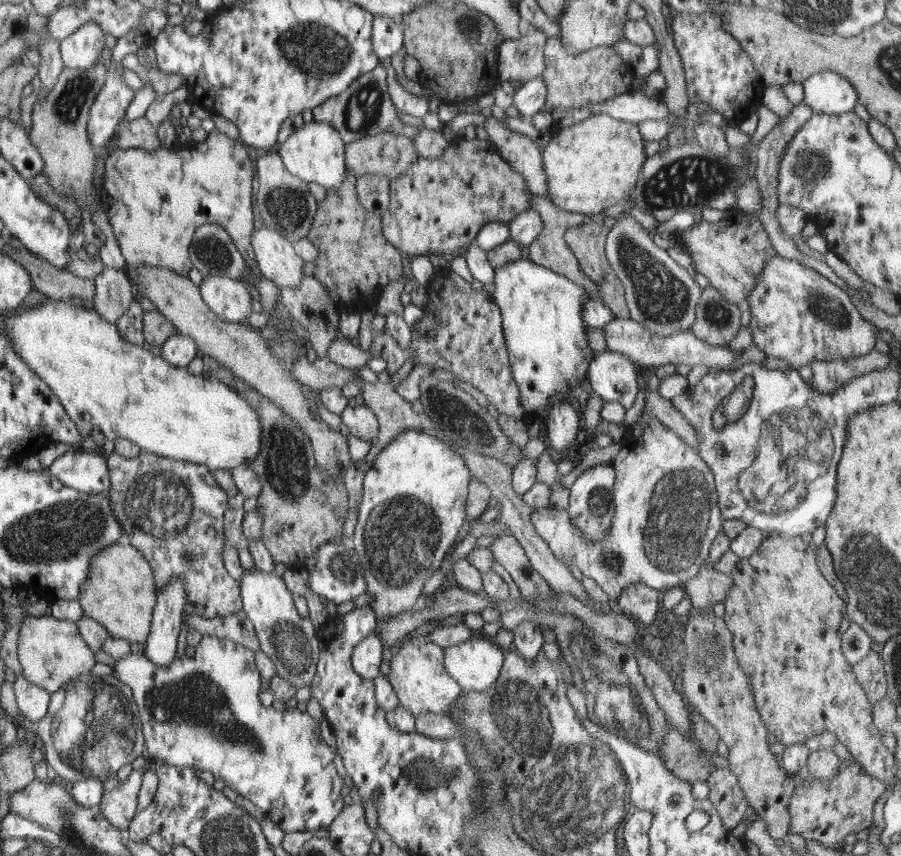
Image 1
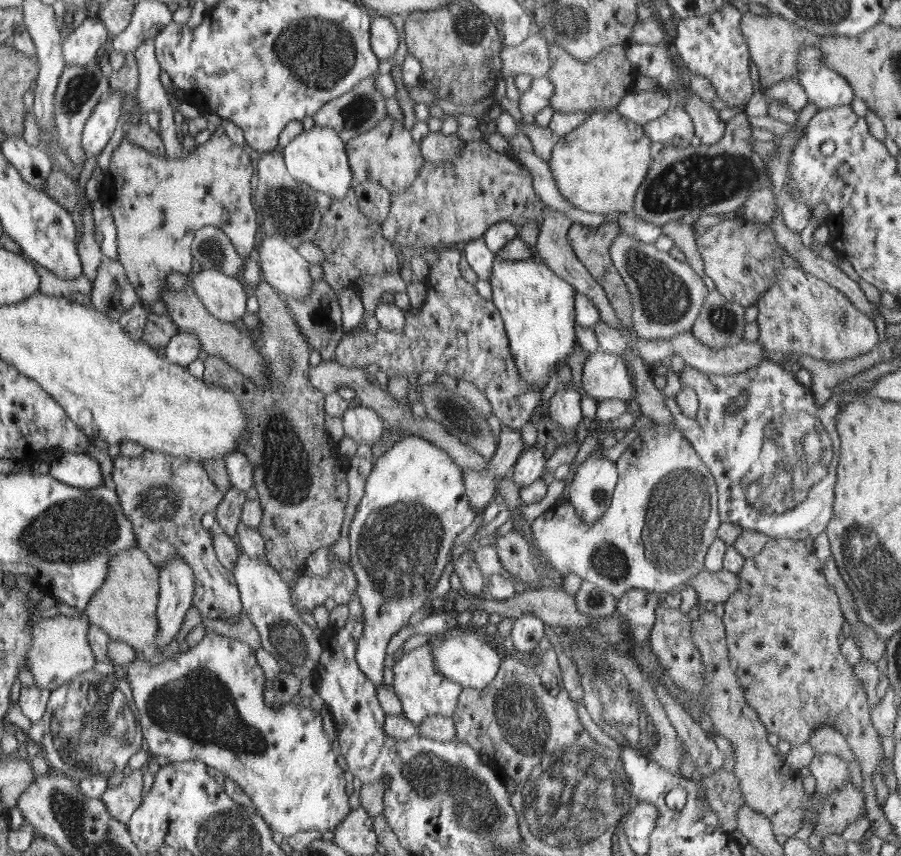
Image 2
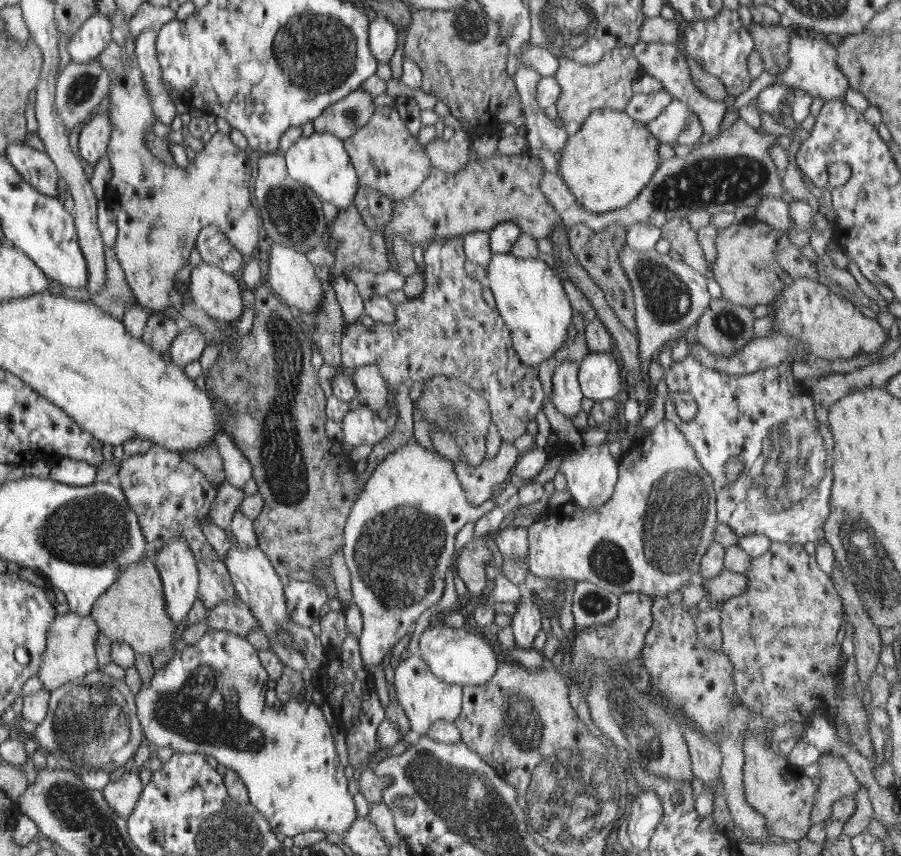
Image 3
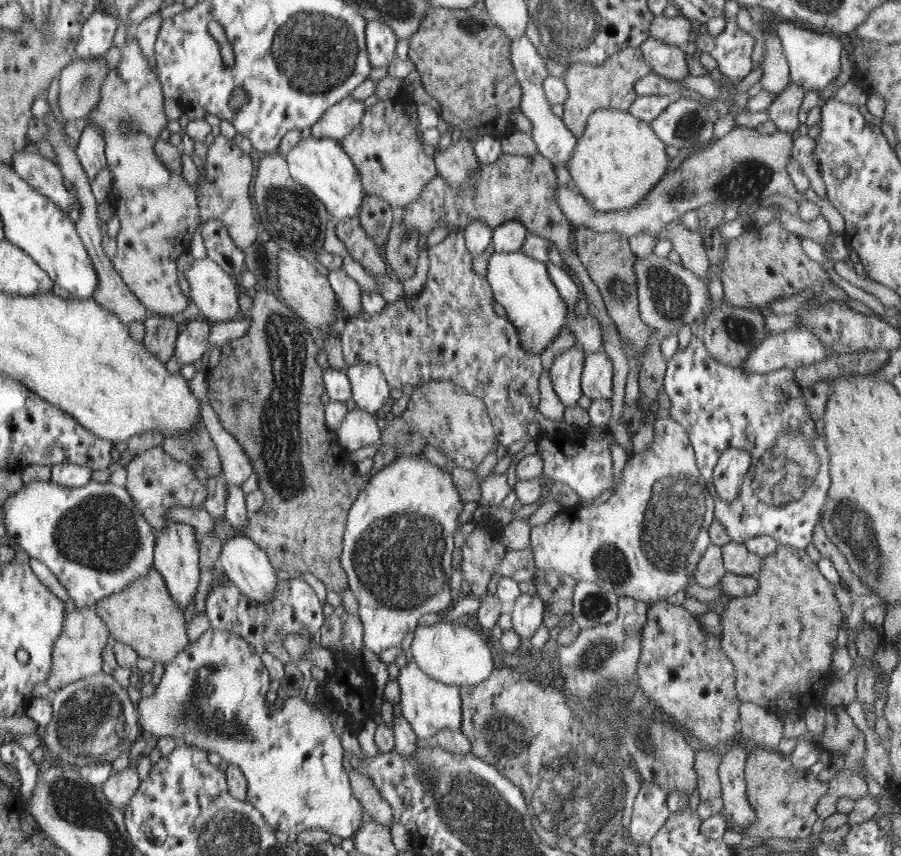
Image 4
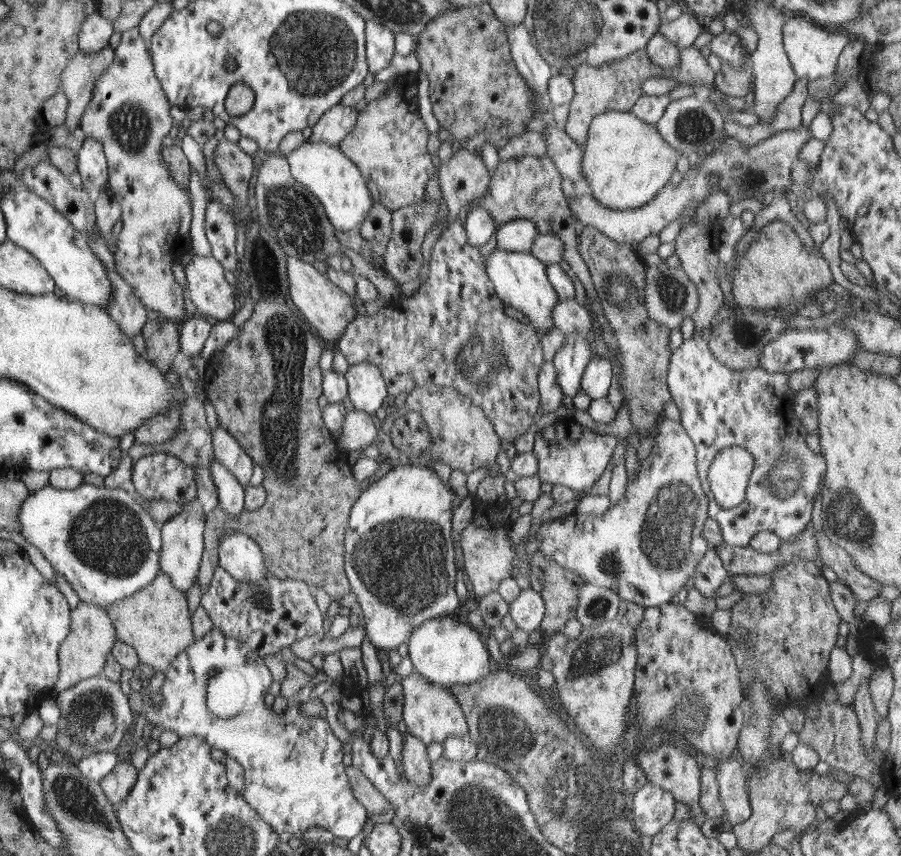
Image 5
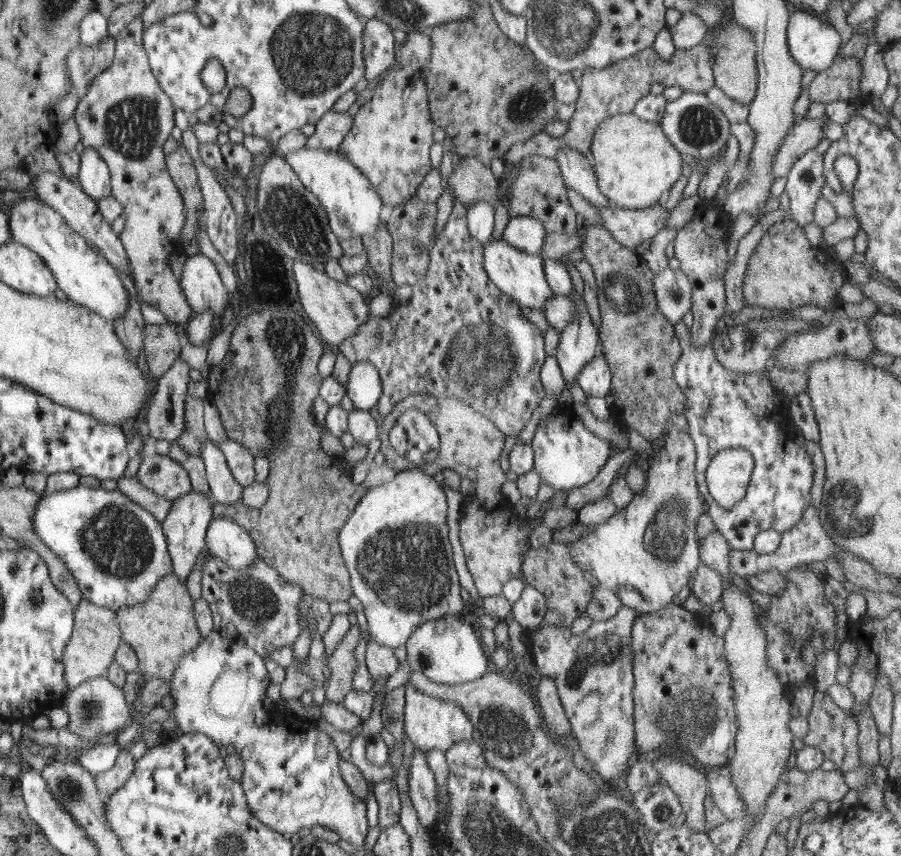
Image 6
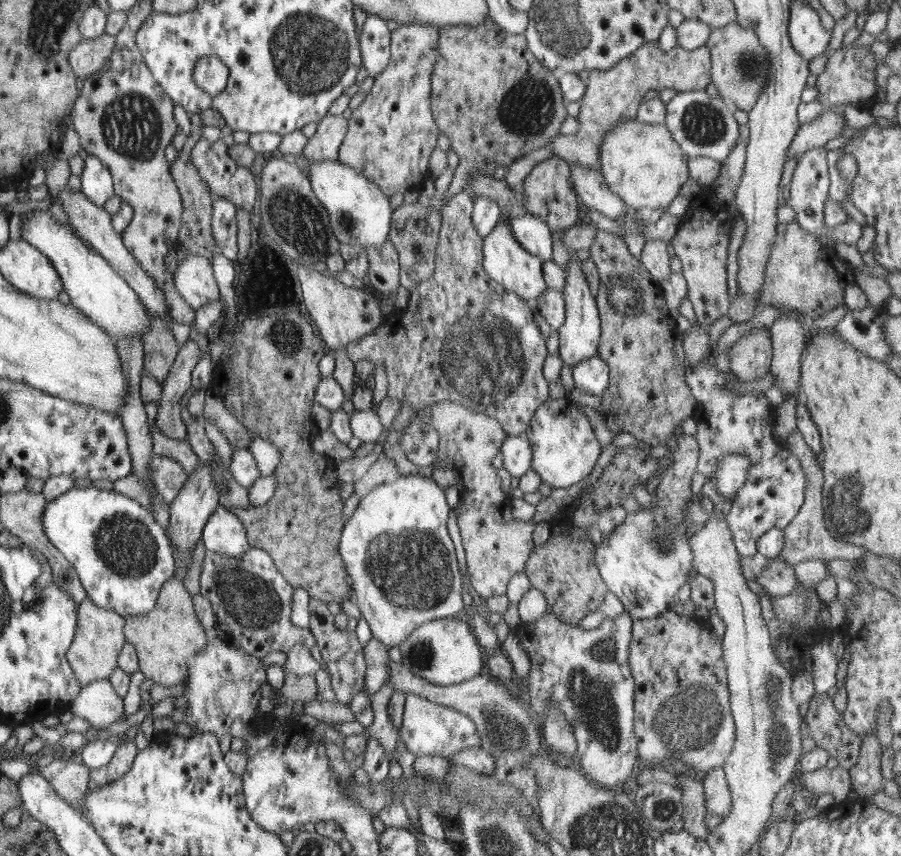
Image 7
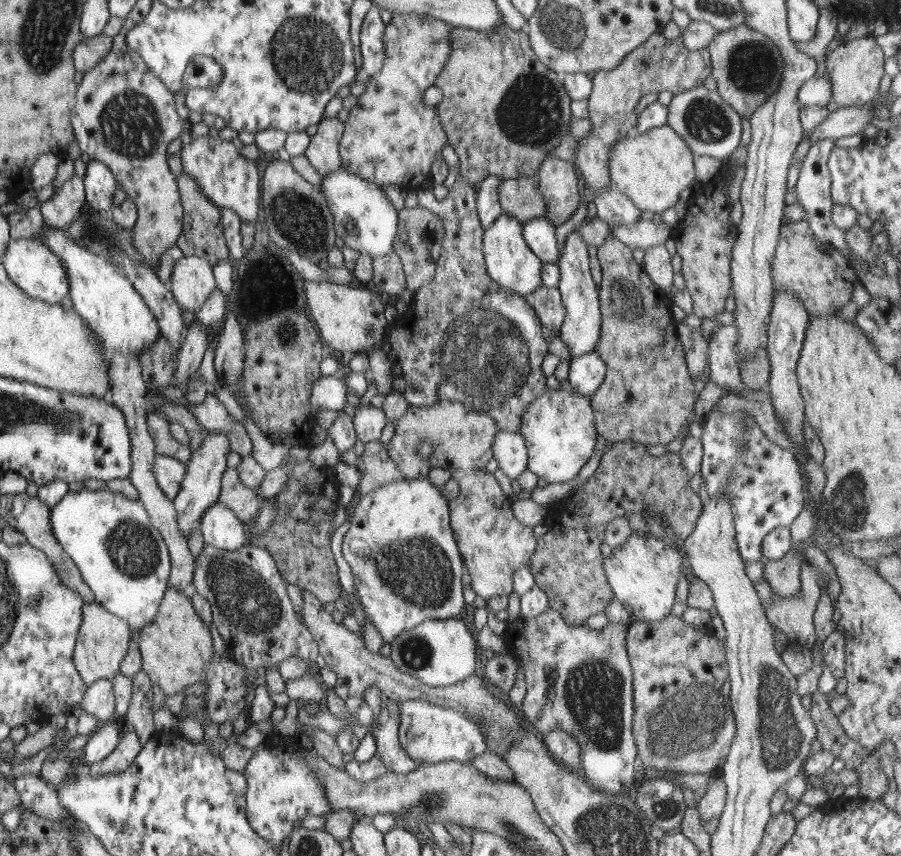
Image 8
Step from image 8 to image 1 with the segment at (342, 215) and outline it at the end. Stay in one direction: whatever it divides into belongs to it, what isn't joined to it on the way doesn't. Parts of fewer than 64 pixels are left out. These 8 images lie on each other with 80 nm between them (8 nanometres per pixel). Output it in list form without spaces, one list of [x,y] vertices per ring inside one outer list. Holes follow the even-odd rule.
[[[311,121],[303,123],[279,149],[279,155],[287,169],[306,182],[316,182],[326,189],[338,188],[347,176],[346,144],[342,136],[328,123]]]

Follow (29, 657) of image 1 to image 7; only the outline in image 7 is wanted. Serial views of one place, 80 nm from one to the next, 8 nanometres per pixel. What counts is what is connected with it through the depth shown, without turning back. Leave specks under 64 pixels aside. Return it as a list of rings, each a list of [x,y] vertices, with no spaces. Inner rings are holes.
[[[90,598],[80,603],[79,627],[73,644],[67,653],[77,681],[86,686],[92,681],[109,678],[118,667],[121,651],[127,643],[124,617],[115,611],[104,609],[92,603]]]

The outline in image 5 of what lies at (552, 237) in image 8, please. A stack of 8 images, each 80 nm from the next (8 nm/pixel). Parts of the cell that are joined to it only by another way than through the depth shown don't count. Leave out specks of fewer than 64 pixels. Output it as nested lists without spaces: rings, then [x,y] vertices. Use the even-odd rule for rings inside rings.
[[[531,220],[506,221],[498,226],[497,247],[507,251],[529,254],[539,233],[538,227]]]

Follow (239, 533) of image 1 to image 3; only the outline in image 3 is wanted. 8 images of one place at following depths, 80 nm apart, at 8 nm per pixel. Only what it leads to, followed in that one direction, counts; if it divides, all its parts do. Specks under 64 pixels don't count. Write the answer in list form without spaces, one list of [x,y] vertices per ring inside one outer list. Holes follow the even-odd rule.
[[[229,483],[219,484],[218,494],[208,514],[210,520],[216,526],[228,531],[232,516],[240,511],[244,498],[246,495],[243,489],[231,486]]]

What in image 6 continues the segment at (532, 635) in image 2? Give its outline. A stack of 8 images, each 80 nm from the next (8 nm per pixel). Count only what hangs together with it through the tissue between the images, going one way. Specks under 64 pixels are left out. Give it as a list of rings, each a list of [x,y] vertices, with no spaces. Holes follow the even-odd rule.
[[[526,584],[521,597],[512,604],[511,612],[518,624],[527,630],[536,629],[542,624],[546,610],[544,595],[533,586]]]

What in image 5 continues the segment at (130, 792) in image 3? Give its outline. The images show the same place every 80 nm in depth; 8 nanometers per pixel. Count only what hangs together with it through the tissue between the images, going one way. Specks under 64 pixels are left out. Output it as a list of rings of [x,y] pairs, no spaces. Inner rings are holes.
[[[129,759],[124,762],[117,762],[103,779],[99,780],[99,785],[103,787],[104,794],[112,803],[119,804],[134,786],[138,770]]]

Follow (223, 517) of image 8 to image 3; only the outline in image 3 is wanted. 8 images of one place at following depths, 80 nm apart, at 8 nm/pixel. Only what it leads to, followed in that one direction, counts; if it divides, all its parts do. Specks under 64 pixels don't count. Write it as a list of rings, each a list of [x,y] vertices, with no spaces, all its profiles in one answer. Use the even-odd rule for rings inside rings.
[[[233,541],[232,548],[223,563],[231,573],[237,596],[258,620],[260,630],[266,633],[274,653],[278,655],[282,664],[298,672],[322,669],[327,664],[324,646],[320,646],[321,640],[318,640],[310,629],[296,625],[289,619],[290,615],[286,614],[286,604],[284,604],[285,590],[282,590],[282,582],[274,572],[274,566],[267,554],[259,548],[248,548]]]

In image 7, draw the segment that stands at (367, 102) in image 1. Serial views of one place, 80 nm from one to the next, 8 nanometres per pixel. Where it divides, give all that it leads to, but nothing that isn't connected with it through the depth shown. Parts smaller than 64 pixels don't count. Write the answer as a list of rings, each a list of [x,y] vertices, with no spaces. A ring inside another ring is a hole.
[[[327,115],[318,123],[316,134],[308,140],[303,156],[319,162],[319,160],[337,160],[339,148],[347,137],[348,120],[344,115]]]

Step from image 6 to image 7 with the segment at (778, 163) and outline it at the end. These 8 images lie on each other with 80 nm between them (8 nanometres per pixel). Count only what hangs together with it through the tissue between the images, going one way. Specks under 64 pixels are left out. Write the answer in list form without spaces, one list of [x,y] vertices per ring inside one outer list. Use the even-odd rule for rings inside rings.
[[[826,110],[819,117],[807,124],[802,124],[796,131],[792,145],[788,147],[787,161],[808,152],[814,147],[824,147],[830,140],[840,137],[844,130],[844,117],[842,113]]]

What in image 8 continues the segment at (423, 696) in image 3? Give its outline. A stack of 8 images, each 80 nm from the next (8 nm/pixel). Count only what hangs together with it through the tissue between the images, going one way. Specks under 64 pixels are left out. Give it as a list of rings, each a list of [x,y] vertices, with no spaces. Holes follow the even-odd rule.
[[[404,700],[401,703],[399,743],[408,757],[424,764],[443,761],[468,763],[488,750],[476,723],[460,711],[446,709],[428,700]]]

